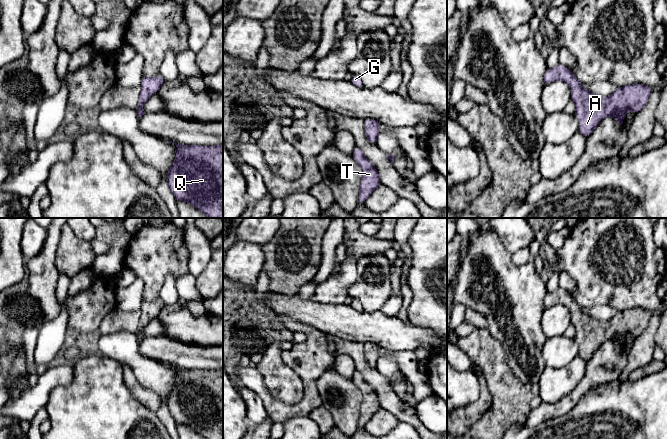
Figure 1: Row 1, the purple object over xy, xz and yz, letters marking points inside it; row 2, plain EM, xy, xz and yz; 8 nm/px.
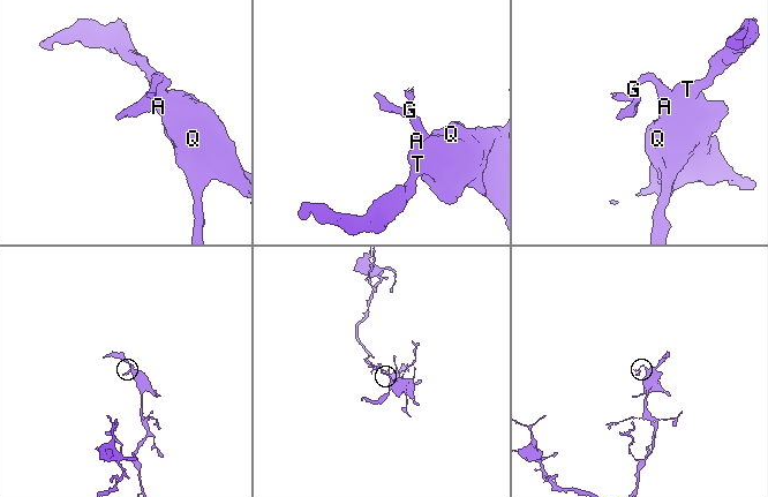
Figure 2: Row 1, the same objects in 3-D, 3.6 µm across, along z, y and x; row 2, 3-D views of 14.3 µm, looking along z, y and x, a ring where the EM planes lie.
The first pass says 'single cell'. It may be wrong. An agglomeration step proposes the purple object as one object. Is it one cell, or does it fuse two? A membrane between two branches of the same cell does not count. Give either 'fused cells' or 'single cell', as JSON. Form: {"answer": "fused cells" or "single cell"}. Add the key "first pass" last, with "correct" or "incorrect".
{"answer": "single cell", "first pass": "correct"}

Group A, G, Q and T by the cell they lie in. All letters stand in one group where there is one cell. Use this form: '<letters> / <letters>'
A G Q T

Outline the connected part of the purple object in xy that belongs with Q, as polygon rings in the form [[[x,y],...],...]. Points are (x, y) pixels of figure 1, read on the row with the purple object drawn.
[[[174,144],[177,147],[175,161],[167,172],[166,181],[176,200],[190,203],[207,218],[223,218],[223,146]]]

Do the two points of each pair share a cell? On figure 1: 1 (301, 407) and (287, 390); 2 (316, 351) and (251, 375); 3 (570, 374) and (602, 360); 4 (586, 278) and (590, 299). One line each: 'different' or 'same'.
1: different
2: same
3: different
4: same

